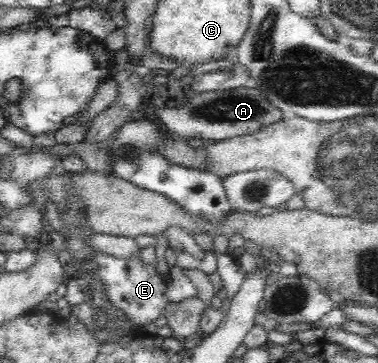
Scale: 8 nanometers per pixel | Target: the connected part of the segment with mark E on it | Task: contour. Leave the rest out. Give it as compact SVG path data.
M98 252L96 261L100 265L99 279L102 279L102 283L106 285L111 303L123 313L125 319L129 319L131 323L135 323L139 327L155 324L157 319L164 316L166 308L170 305L170 301L167 300L170 279L169 276L165 276L159 271L157 265L155 267L149 265L147 261L141 259L139 253L123 259L123 257L113 257L113 255Z

